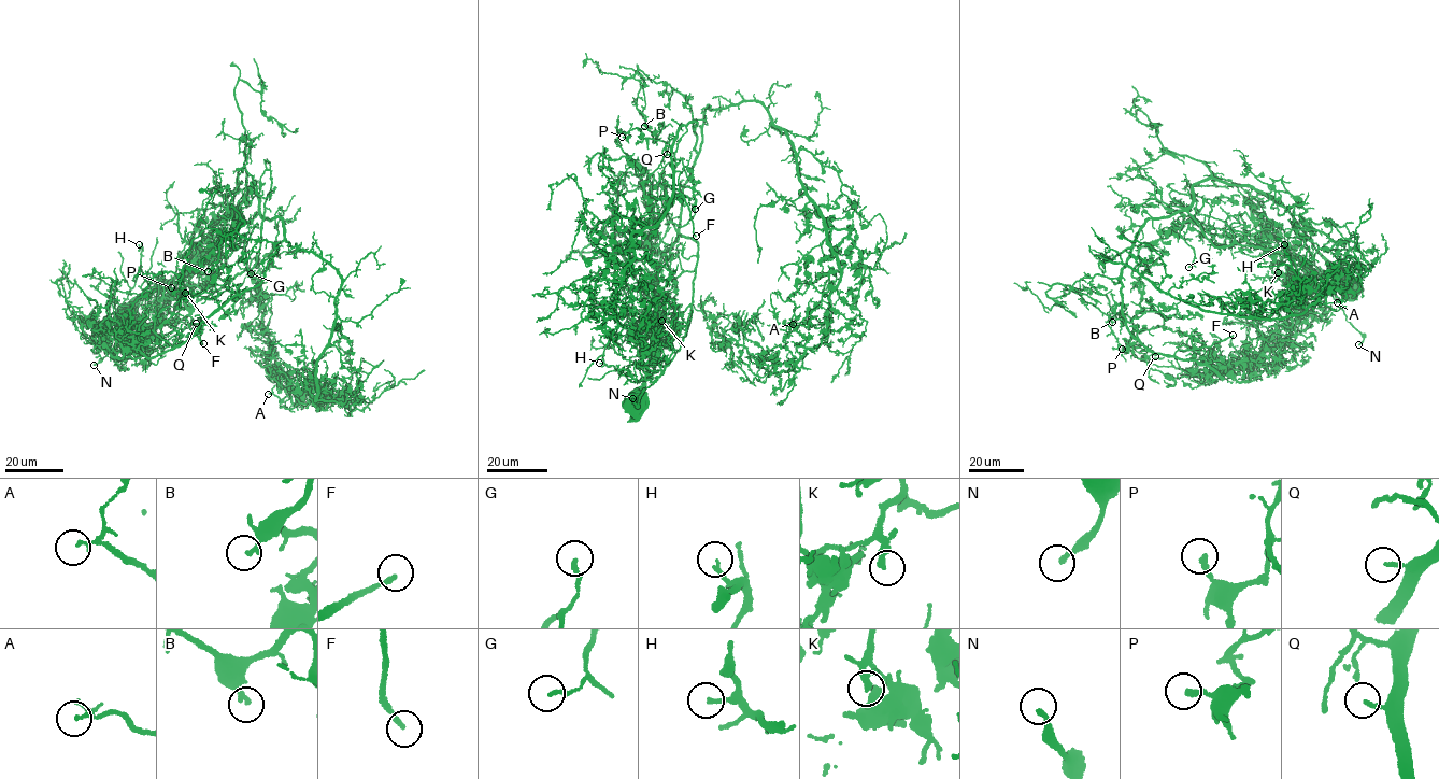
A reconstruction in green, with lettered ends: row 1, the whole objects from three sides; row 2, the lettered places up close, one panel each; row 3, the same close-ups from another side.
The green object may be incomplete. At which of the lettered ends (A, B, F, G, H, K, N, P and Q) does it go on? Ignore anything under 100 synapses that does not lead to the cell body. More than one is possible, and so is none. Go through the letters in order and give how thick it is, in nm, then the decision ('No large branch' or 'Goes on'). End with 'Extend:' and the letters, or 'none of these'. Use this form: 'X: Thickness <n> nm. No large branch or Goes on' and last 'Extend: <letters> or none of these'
A: Thickness 150 nm. No large branch
B: Thickness 190 nm. No large branch
F: Thickness 170 nm. Goes on
G: Thickness 170 nm. No large branch
H: Thickness 150 nm. No large branch
K: Thickness 180 nm. Goes on
N: Thickness 200 nm. No large branch
P: Thickness 240 nm. No large branch
Q: Thickness 160 nm. Goes on
Extend: F, K, Q

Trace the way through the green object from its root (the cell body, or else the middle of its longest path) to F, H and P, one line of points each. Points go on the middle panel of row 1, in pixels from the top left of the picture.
F: (636, 404), (633, 391), (655, 367), (657, 277), (697, 158), (696, 122), (680, 127), (671, 152), (696, 236)
H: (636, 404), (655, 367), (661, 255), (690, 237), (690, 321), (672, 359), (651, 382), (599, 363)
P: (636, 404), (655, 367), (657, 277), (673, 248), (652, 218), (654, 176), (622, 137)

